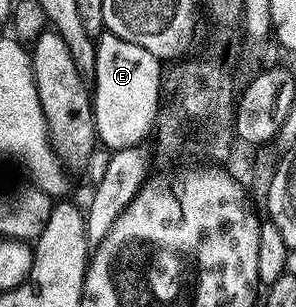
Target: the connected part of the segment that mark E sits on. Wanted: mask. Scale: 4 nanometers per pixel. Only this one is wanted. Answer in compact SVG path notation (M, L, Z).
M101 34L95 40L96 73L91 88L92 112L96 122L97 140L109 152L143 144L148 134L152 135L156 115L160 107L161 60L154 53L122 41L116 35Z

